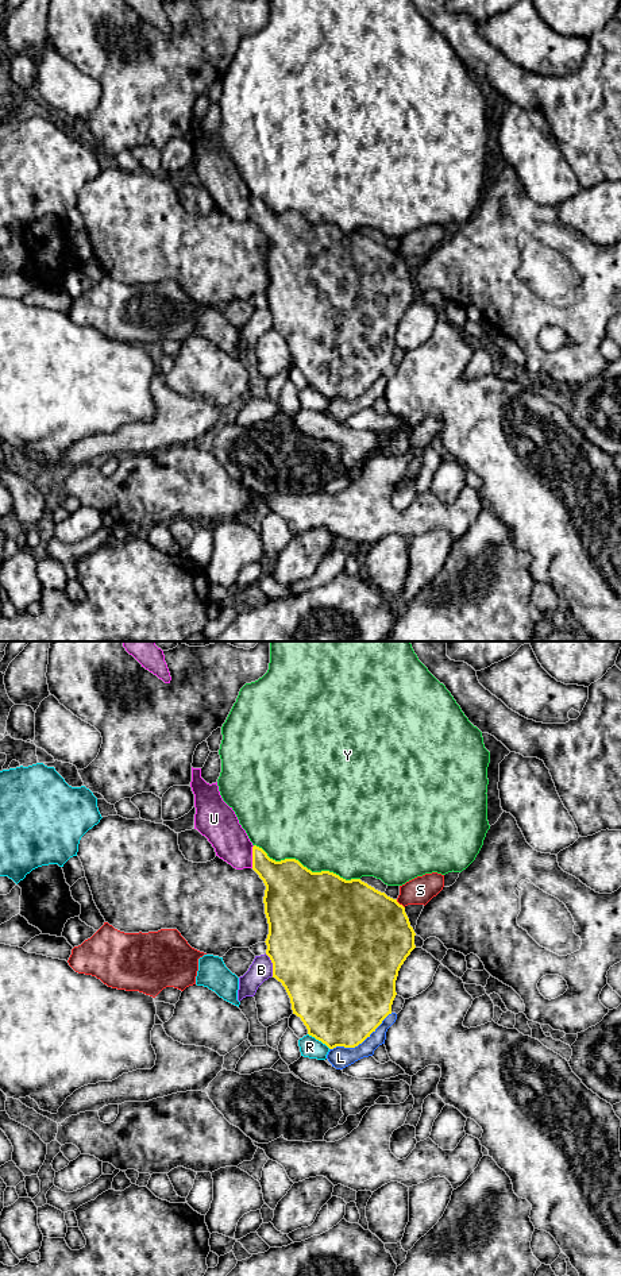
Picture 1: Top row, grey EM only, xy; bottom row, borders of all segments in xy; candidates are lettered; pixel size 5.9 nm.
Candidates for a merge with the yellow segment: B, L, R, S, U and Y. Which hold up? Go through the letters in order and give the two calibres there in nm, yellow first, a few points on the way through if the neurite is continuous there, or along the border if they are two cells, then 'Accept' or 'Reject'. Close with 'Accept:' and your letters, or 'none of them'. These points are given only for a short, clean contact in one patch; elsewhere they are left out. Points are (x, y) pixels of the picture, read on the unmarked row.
B: Thickness 500 nm (yellow) against 140 nm. Reject
L: Thickness 480 nm (yellow) against 130 nm. Reject
R: Thickness 480 nm (yellow) against 120 nm. Reject
S: Thickness 500 nm (yellow) against 160 nm. Reject
U: Thickness 260 nm (yellow) against 220 nm. Path across: xy (286, 232), (273, 226), (253, 208), (222, 180). Accept
Y: Thickness 460 nm (yellow) against 480 nm. Reject
Accept: U

